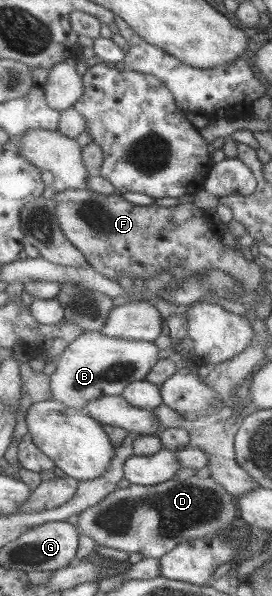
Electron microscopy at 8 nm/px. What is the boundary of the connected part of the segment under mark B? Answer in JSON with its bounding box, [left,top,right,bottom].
[51,331,159,410]

